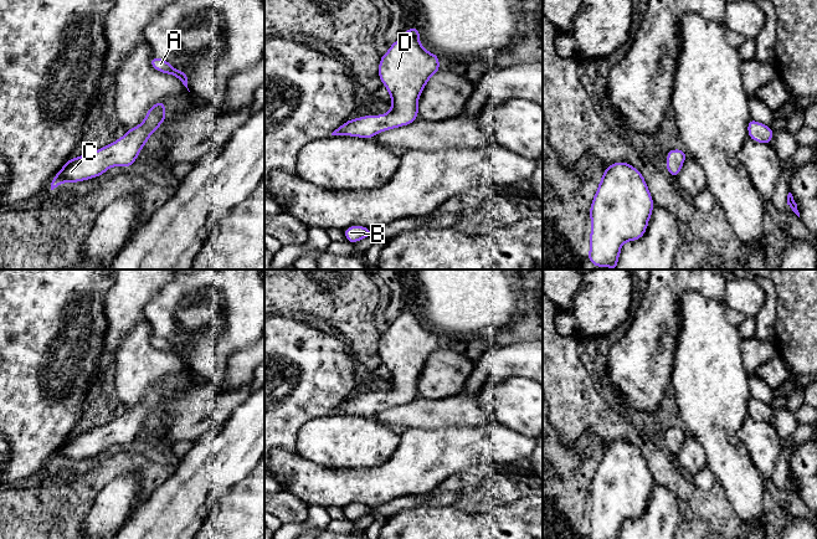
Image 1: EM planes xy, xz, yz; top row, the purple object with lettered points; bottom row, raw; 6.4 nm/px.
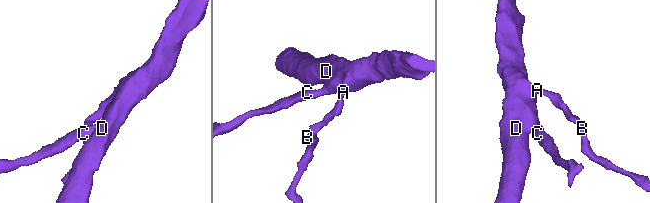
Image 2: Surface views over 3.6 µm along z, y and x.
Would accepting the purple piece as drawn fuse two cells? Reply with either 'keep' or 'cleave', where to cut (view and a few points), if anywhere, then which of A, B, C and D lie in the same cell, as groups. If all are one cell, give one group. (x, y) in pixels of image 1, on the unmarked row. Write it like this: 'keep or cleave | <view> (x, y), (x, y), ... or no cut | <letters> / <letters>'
keep | no cut | A B C D

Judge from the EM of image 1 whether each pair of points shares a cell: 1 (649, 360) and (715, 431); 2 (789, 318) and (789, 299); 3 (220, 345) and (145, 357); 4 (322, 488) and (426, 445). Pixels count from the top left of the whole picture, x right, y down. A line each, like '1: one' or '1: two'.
1: two
2: one
3: two
4: one

